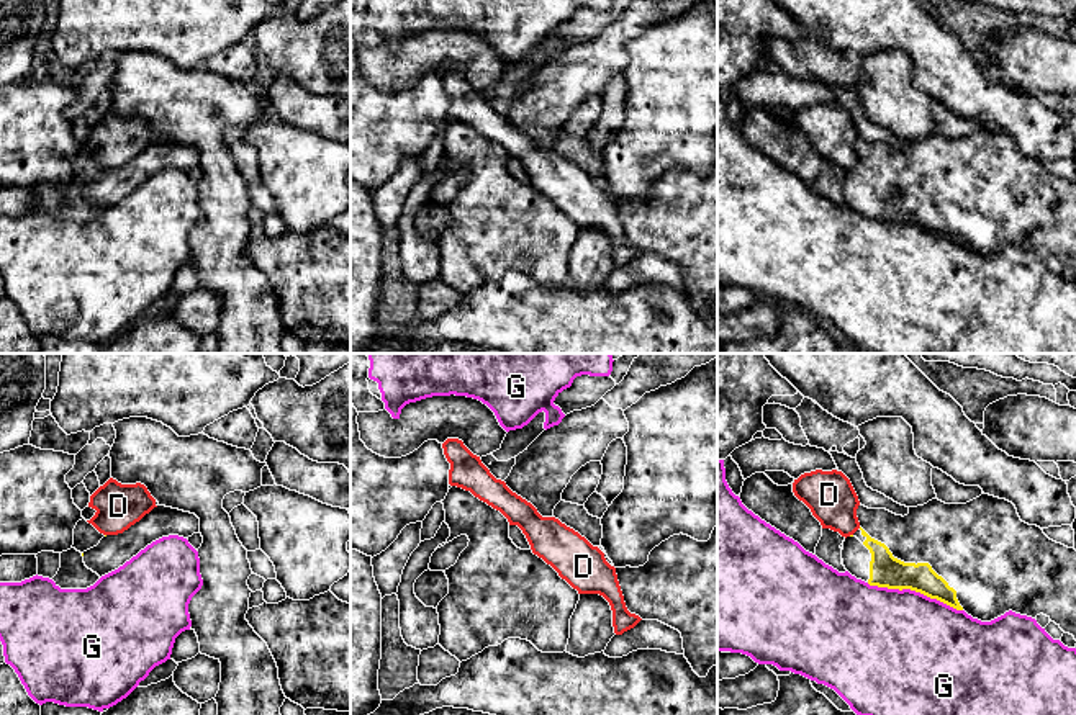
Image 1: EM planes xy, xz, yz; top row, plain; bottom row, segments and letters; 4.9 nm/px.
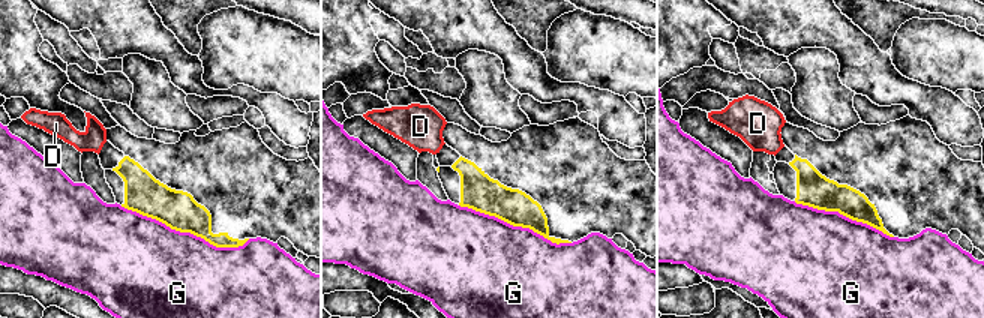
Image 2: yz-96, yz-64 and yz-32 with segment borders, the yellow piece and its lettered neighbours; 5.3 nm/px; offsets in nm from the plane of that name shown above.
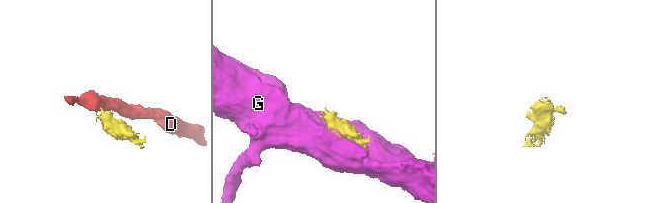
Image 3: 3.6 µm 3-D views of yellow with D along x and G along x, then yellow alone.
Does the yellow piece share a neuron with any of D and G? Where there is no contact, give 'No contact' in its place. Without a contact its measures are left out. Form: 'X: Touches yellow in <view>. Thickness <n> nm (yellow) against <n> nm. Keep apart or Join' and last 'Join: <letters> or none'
D: No contact. Keep apart
G: Touches yellow in yz. Thickness 160 nm (yellow) against 480 nm. Keep apart
Join: none

